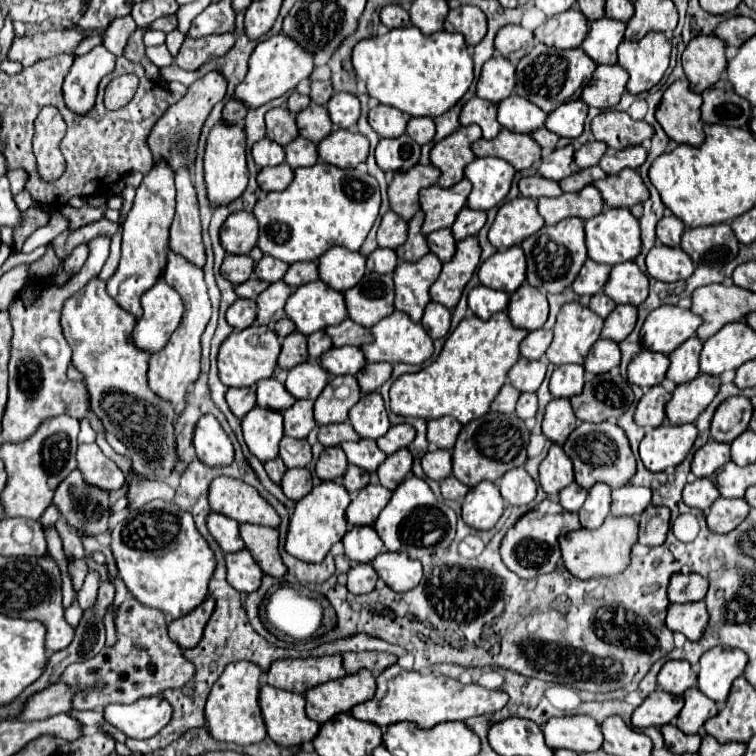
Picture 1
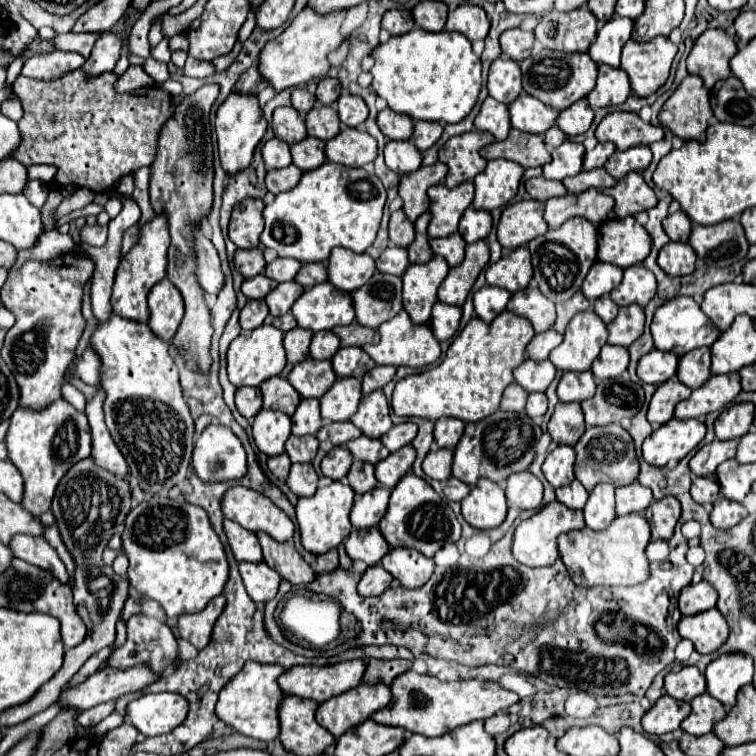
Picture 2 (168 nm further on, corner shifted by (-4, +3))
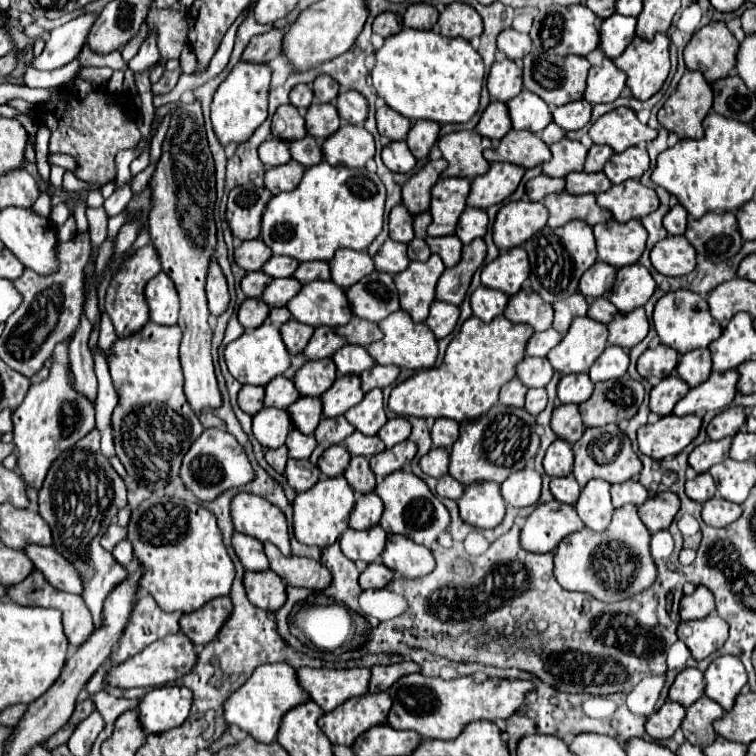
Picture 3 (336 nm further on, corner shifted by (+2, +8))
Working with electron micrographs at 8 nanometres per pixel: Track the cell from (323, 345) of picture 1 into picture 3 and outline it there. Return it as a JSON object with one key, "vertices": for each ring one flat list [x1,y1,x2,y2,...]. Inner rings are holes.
{"vertices":[[320,326,320,328,314,330,308,346,304,348,304,354,310,360,330,358,344,344,346,344,346,340,342,336,338,336,330,326]]}

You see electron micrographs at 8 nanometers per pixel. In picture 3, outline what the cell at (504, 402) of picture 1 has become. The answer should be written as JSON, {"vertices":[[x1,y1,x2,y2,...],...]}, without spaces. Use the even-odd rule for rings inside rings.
{"vertices":[[512,378,510,382,506,382,500,390,500,400,504,406,518,406,524,408,524,396,526,396,528,388,522,386,522,382,518,382,518,378]]}

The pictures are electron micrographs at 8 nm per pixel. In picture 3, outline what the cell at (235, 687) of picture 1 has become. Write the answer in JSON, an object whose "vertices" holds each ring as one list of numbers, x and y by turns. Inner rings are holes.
{"vertices":[[262,664,234,694,230,694,230,698,226,698,224,718,228,724,236,724,238,728,246,730,258,742,270,744,278,734,282,716,306,700,310,700,310,696,298,686,294,668,288,664]]}

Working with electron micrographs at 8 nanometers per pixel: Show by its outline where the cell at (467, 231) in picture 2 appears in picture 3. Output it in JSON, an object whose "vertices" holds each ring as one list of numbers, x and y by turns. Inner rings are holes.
{"vertices":[[466,208,458,220,456,236,462,240,462,244,470,244,474,238,482,238,488,230,488,216,484,210,478,208]]}

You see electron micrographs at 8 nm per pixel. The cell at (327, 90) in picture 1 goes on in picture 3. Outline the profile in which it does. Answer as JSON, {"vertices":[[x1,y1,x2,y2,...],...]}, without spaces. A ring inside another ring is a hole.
{"vertices":[[320,74,314,80,312,88,314,88,314,96,318,102,334,102,334,98,338,96,338,90,340,90,338,82,326,74]]}

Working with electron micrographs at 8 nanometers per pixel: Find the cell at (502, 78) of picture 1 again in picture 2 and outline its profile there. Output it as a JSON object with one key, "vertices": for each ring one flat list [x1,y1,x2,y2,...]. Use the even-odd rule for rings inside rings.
{"vertices":[[496,59,488,73,488,91,500,103,510,105,522,93,520,67,512,59]]}

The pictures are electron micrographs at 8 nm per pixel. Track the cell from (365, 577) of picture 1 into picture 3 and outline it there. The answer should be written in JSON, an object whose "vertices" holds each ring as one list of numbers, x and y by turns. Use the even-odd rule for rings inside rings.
{"vertices":[[380,560,374,564,368,564,368,568,360,574,360,586,362,590,370,590,370,588,386,588,388,582,392,580,394,572,390,572]]}

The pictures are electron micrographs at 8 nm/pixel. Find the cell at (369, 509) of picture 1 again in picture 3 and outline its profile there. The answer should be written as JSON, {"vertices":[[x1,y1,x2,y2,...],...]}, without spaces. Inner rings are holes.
{"vertices":[[376,492,358,496,354,510,350,512,350,528,366,530,370,526,376,526,380,516,382,516,382,500]]}

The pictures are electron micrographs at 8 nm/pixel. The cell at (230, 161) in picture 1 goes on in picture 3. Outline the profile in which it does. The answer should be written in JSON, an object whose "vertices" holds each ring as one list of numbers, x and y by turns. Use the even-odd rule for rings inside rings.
{"vertices":[[238,62,232,74,218,86,212,100,212,126,222,146,246,142,256,128,268,116,268,86,270,86,270,66]]}

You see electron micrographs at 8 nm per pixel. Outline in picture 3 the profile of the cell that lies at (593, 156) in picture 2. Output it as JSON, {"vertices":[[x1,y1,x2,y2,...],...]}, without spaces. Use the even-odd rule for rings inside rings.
{"vertices":[[594,144,590,150,588,150,588,156,586,156,586,166,584,170,586,172,600,172,606,164,606,160,614,154,614,150,606,144]]}

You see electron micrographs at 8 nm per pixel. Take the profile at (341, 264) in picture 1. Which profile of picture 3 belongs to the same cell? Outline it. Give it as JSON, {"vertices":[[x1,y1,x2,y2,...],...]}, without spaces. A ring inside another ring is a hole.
{"vertices":[[342,248,334,254,334,258,328,264,330,264,332,280,342,288,350,288,360,278,364,278,374,270,374,262,366,250,358,252,358,250]]}

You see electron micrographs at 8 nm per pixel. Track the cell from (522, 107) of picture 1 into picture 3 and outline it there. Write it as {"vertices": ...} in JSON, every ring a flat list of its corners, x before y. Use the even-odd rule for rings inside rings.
{"vertices":[[522,90,518,96,514,96,508,102,508,110,514,130,530,130,540,134,552,122,552,114,546,102,530,90]]}

